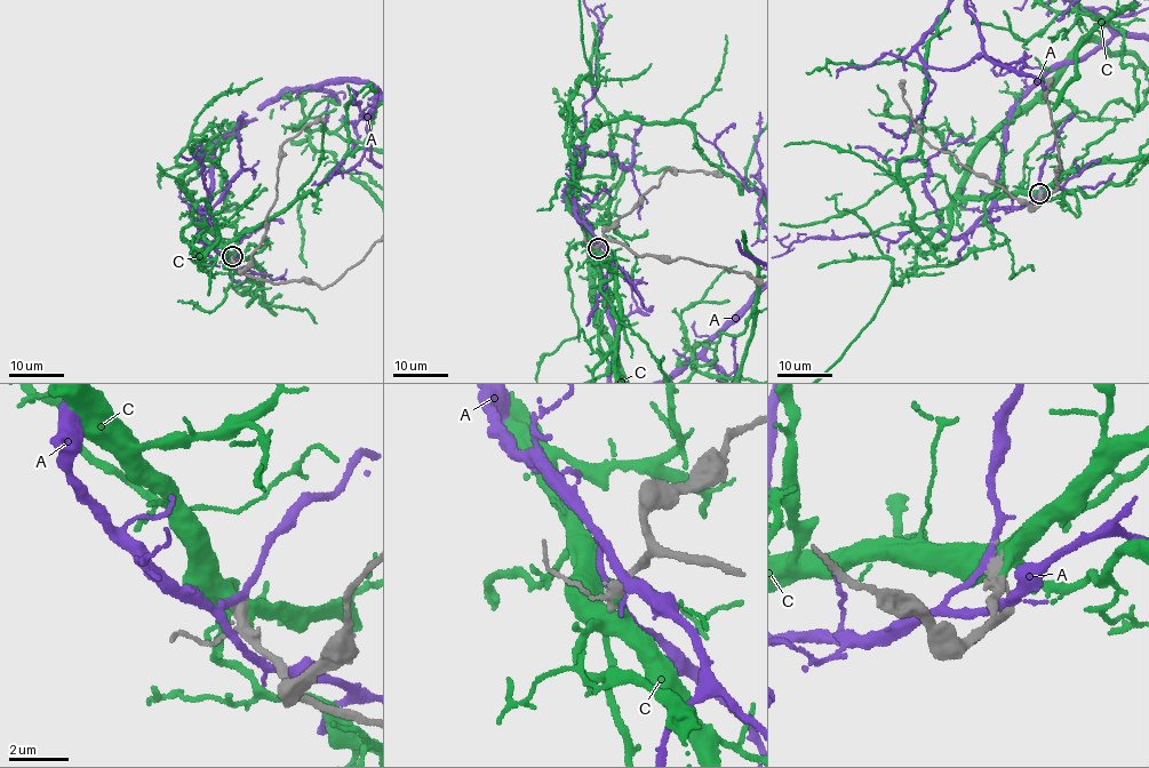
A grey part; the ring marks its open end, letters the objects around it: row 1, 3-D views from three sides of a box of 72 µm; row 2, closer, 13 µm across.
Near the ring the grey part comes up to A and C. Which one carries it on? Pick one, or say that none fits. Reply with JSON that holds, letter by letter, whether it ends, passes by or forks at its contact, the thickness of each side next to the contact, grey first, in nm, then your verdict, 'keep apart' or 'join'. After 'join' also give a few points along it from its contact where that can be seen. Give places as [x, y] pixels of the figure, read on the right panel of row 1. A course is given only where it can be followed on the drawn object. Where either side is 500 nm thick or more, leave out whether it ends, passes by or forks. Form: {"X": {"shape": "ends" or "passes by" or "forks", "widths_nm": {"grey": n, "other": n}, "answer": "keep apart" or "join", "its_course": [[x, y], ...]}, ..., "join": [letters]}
{"A": {"shape": "passes by", "widths_nm": {"grey": 280, "other": 220}, "answer": "keep apart"}, "C": {"shape": "ends", "widths_nm": {"grey": 320, "other": 360}, "answer": "keep apart"}, "join": []}

